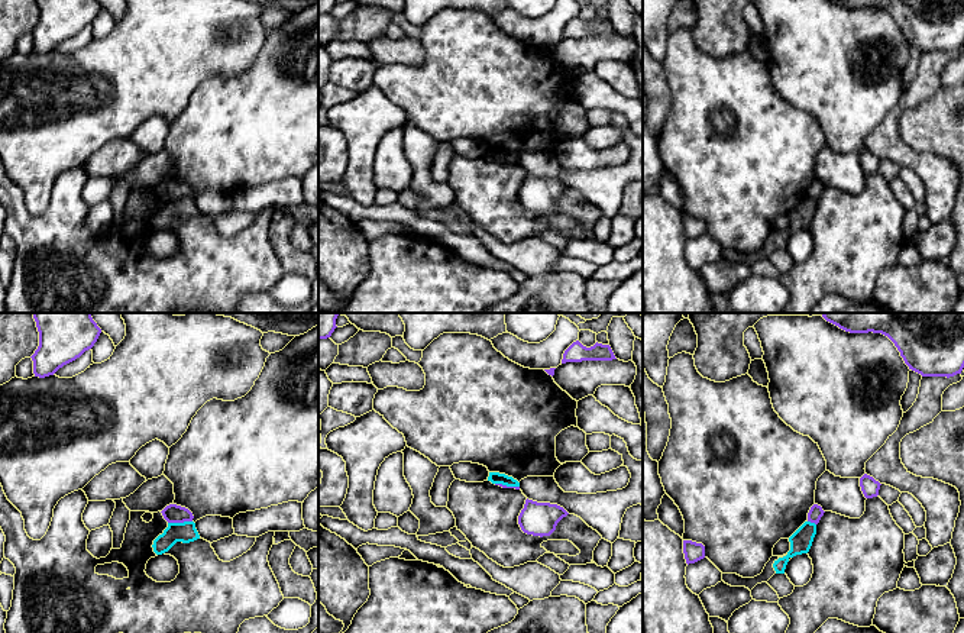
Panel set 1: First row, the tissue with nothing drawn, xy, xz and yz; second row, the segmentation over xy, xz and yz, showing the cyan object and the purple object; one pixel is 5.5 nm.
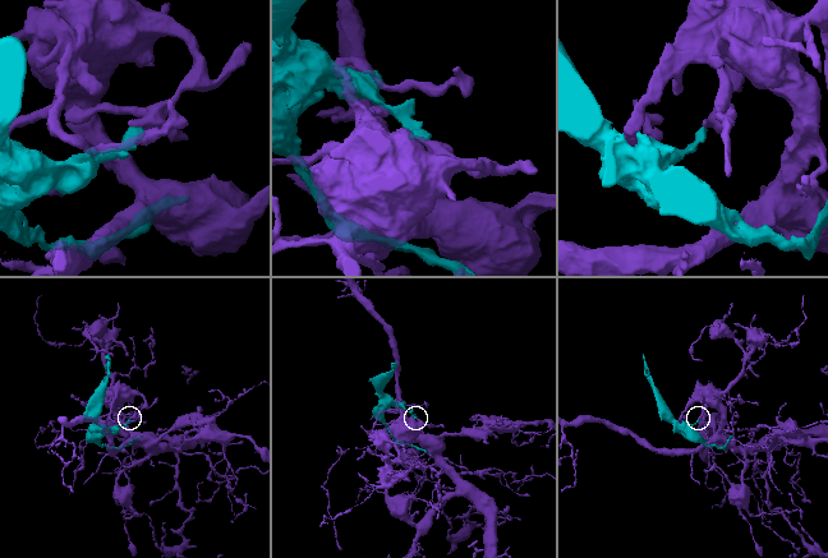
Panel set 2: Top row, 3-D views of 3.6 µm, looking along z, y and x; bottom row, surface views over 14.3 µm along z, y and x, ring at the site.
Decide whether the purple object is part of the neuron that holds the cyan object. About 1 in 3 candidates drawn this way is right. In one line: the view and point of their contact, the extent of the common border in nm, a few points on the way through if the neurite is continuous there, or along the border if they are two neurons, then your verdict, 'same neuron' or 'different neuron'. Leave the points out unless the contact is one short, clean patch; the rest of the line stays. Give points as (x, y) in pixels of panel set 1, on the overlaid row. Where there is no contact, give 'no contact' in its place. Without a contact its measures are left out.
contact xy (180, 523); length 140 nm; border xy (191, 520), (168, 523); different neuron

